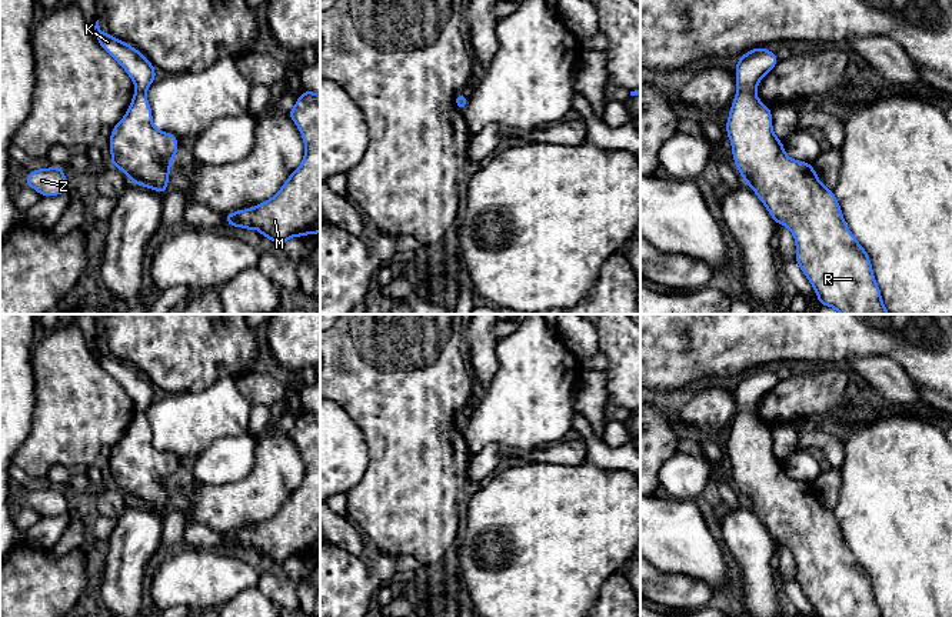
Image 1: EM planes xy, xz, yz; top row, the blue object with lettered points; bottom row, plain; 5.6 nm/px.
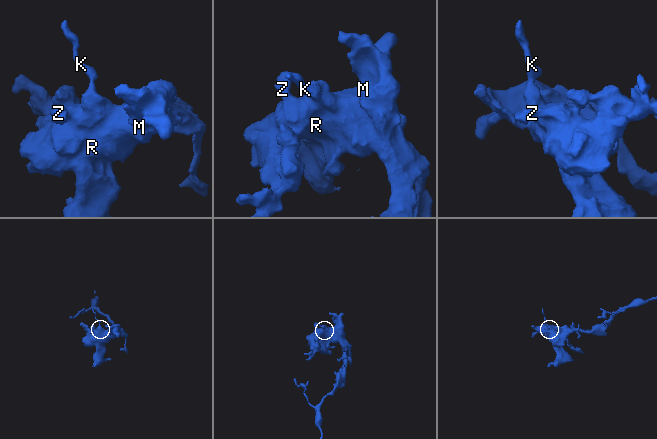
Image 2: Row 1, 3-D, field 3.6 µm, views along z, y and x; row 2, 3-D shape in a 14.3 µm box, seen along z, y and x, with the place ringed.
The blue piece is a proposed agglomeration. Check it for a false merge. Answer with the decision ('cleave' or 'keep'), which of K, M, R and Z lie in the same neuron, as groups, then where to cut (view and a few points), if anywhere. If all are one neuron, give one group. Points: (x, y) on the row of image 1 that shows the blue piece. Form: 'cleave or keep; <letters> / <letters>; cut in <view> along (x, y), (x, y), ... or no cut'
keep; K M R Z; no cut

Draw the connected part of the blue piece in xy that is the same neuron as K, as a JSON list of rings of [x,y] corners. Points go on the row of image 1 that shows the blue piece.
[[[99,20],[91,33],[97,36],[97,43],[122,64],[136,89],[124,117],[111,127],[110,164],[120,169],[134,184],[166,196],[169,173],[174,164],[169,160],[176,157],[180,143],[174,134],[153,126],[146,90],[159,74],[149,59],[133,46],[103,33]]]

